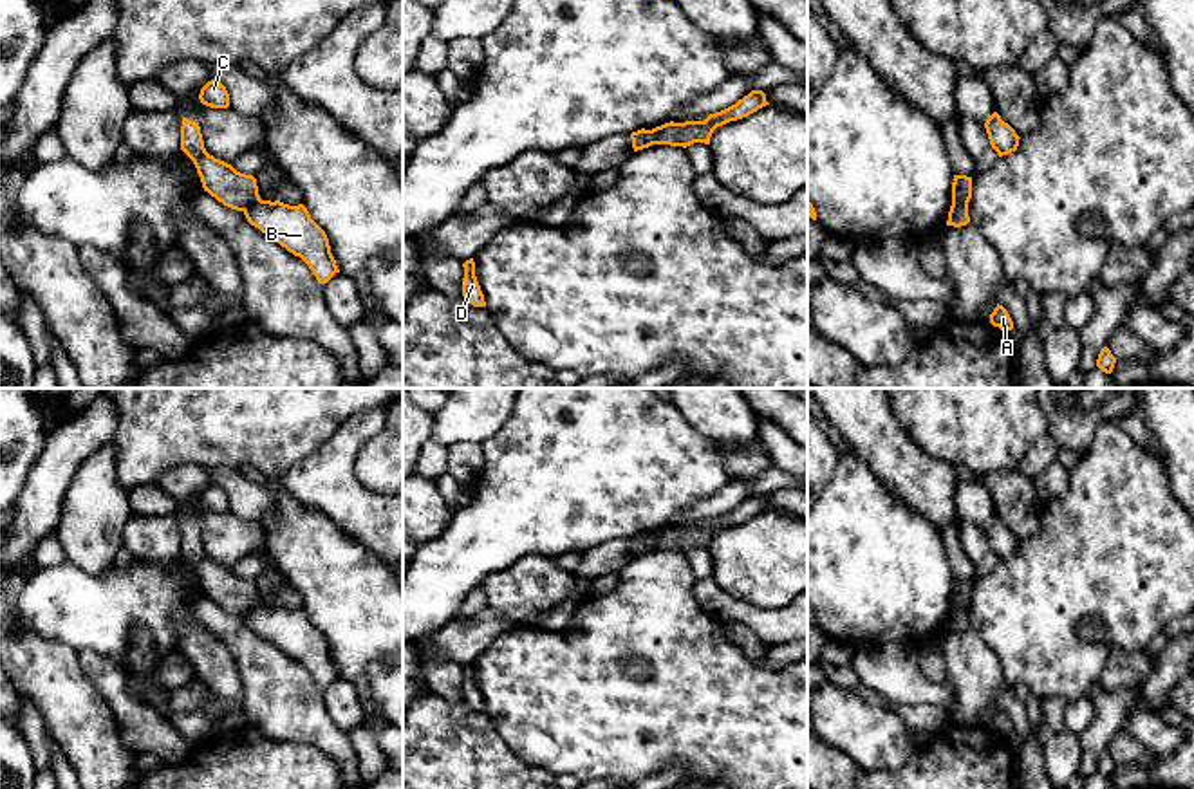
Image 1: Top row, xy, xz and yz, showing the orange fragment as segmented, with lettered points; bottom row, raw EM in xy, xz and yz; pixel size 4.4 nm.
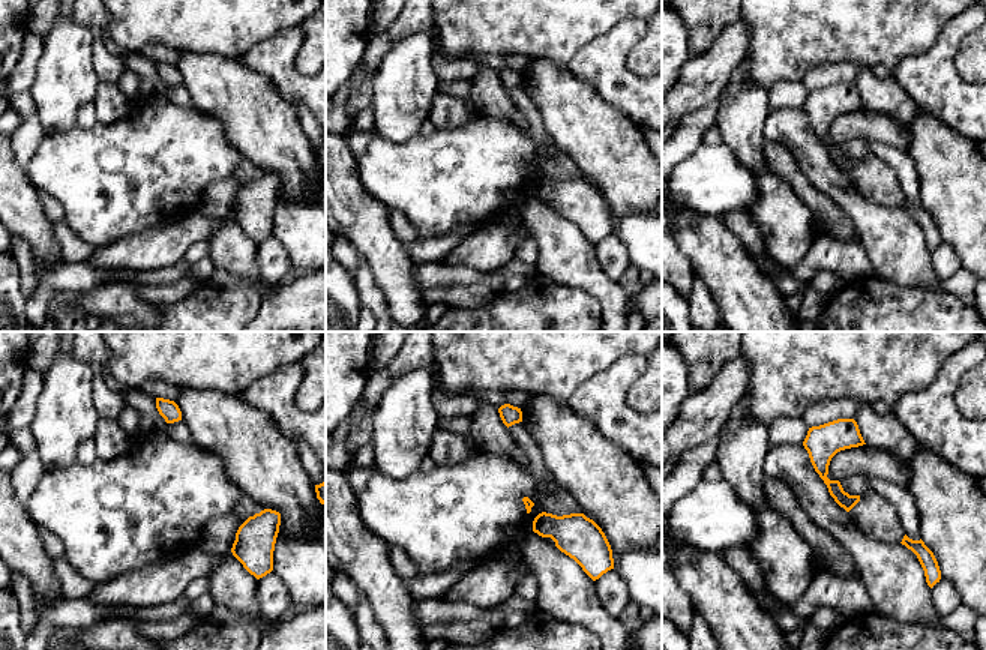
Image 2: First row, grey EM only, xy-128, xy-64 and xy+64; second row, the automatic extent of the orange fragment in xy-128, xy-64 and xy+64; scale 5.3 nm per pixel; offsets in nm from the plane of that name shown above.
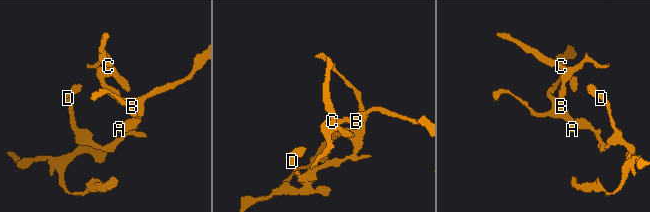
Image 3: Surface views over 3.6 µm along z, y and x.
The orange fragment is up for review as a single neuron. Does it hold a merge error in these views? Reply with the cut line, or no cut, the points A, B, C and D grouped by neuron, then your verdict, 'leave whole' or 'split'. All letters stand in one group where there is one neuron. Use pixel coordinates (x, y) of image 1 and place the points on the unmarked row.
xy (261, 603), (244, 616) | A B D / C | split

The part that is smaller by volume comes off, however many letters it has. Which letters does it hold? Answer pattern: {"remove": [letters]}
{"remove": ["C"]}

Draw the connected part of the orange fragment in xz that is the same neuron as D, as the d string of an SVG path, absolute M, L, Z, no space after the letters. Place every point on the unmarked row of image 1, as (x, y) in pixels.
M473 663L466 664L462 668L464 672L464 682L462 682L462 701L473 710L473 711L486 711L484 699L480 695L480 690L475 681L475 666Z

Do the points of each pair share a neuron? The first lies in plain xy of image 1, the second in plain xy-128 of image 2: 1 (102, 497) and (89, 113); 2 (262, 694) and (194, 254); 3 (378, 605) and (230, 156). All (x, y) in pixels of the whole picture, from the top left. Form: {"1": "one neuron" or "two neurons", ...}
{"1": "two neurons", "2": "two neurons", "3": "two neurons"}

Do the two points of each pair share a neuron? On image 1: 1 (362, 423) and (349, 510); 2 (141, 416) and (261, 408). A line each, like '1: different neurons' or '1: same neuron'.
1: same neuron
2: same neuron

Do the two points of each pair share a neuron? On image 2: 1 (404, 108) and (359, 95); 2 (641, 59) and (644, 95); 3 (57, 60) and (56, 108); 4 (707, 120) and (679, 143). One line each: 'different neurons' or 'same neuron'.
1: different neurons
2: different neurons
3: same neuron
4: same neuron

